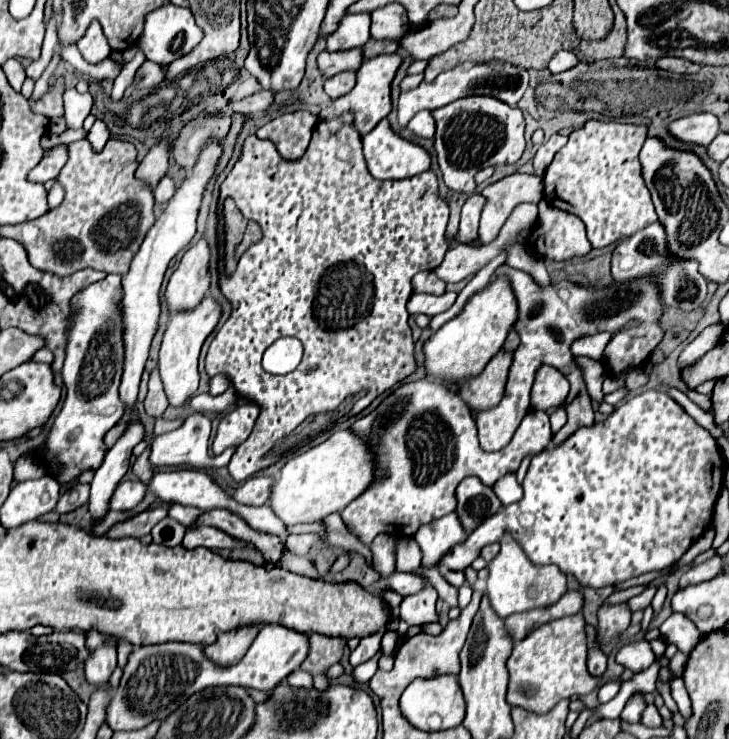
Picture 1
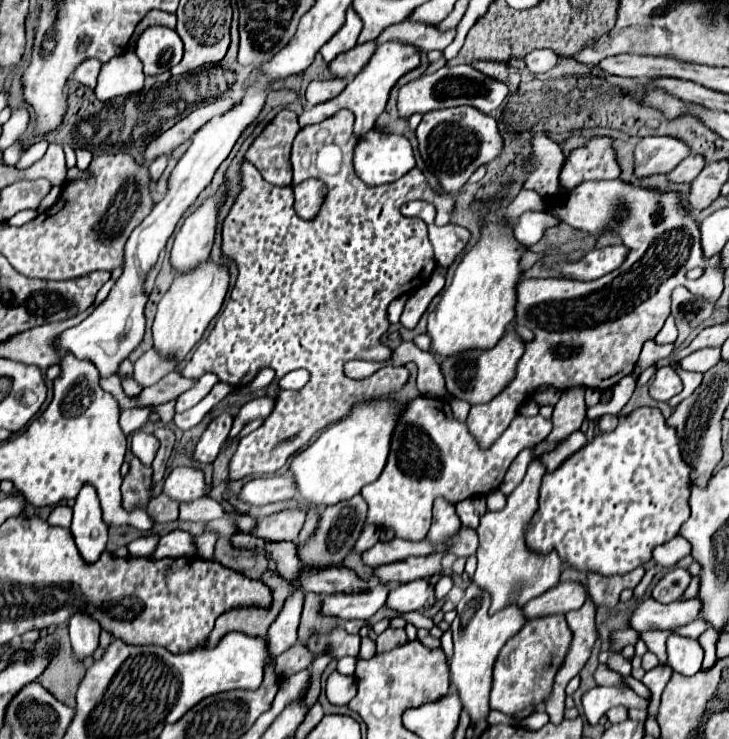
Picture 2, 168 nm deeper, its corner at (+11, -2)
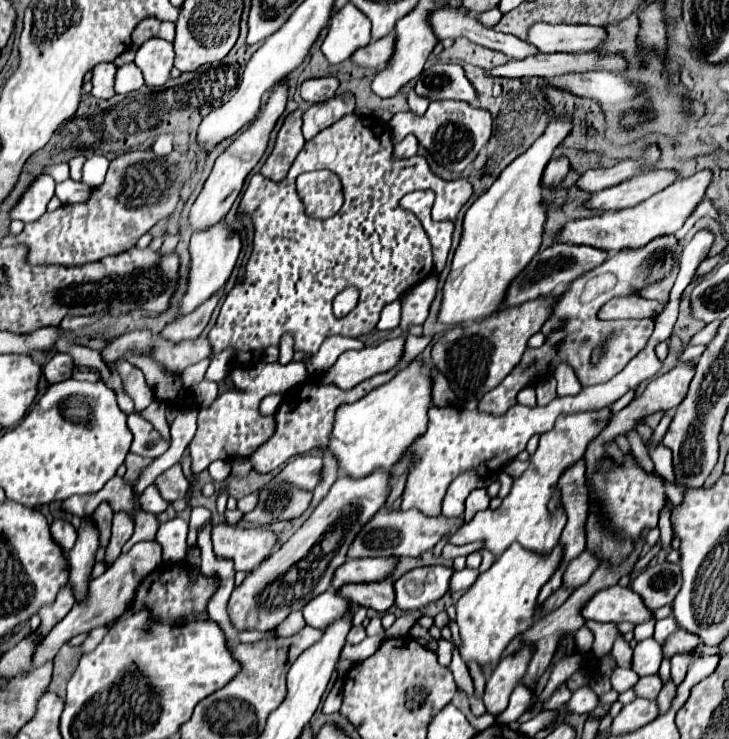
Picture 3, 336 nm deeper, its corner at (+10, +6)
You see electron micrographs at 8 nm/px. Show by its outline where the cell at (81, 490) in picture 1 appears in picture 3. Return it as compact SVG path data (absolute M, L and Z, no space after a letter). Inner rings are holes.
M57 518L51 524L51 532L53 532L53 538L57 540L57 544L61 544L61 548L65 548L65 552L69 552L69 548L73 548L77 530L71 522L67 522L65 518Z

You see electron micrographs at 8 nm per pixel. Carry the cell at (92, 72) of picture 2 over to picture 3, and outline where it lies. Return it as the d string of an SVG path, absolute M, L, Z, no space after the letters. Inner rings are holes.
M97 64L93 68L93 78L91 78L93 90L91 90L91 94L97 98L111 98L115 94L115 90L113 90L115 72L117 72L115 64Z

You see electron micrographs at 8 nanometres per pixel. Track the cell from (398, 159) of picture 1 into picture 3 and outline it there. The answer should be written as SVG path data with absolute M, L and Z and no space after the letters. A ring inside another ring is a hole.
M409 134L405 140L401 140L399 144L393 146L393 158L411 158L417 154L417 138L413 134Z

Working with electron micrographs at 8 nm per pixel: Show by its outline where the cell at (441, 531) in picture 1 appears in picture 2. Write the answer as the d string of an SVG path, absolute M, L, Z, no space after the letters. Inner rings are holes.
M436 498L434 502L434 522L428 532L428 538L436 544L442 544L450 536L454 536L460 530L460 518L456 516L454 504L450 504L444 498Z

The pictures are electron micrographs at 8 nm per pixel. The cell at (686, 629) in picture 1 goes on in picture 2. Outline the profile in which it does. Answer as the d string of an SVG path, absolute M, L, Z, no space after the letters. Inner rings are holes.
M670 634L666 646L668 646L668 664L674 672L684 676L694 676L700 670L704 650L698 644L698 640Z

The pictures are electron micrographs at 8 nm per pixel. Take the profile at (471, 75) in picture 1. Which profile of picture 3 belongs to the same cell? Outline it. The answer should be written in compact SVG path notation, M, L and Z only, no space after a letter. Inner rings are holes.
M437 62L423 70L417 78L415 92L429 100L465 100L473 106L479 104L477 90L465 76L461 64Z

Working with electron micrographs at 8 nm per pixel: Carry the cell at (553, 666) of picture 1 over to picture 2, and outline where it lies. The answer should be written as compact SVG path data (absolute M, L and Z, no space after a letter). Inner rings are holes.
M552 614L540 620L528 620L524 628L514 634L504 648L494 666L494 682L490 692L490 708L504 714L514 714L532 704L544 702L550 694L556 672L560 670L564 656L570 648L572 632L566 624L564 614Z

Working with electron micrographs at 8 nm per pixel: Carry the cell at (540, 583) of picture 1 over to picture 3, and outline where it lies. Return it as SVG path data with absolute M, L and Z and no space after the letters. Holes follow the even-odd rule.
M603 408L601 412L585 412L585 414L573 414L573 416L563 416L557 420L557 426L545 434L541 434L539 448L531 456L529 468L513 480L511 492L503 498L503 504L497 510L485 510L477 512L477 516L463 524L451 538L451 544L469 544L469 542L481 542L493 556L495 560L513 544L519 542L523 548L549 556L559 542L561 530L565 528L567 516L565 512L559 512L555 518L549 516L547 502L549 496L553 496L553 484L557 484L557 478L561 472L579 460L585 454L587 444L603 430L605 422L609 420L611 412L609 408Z

